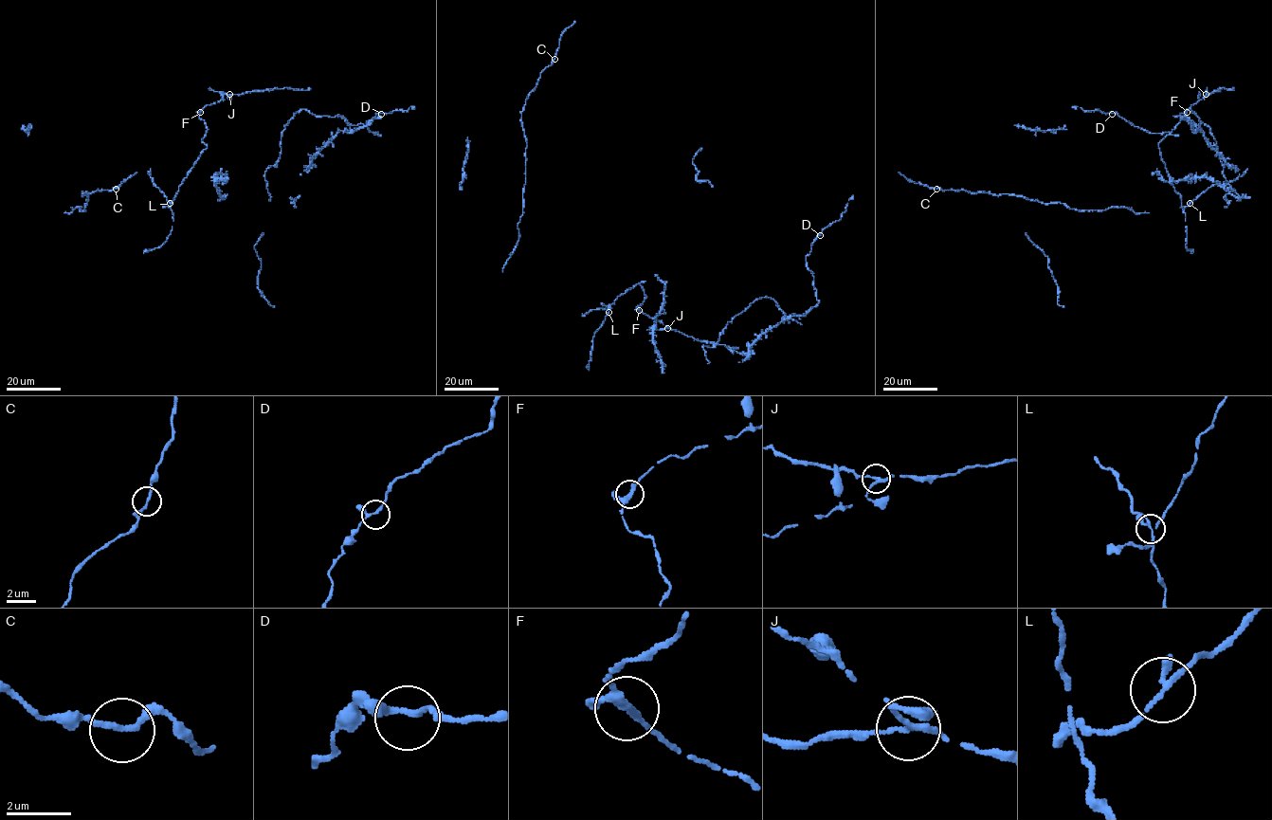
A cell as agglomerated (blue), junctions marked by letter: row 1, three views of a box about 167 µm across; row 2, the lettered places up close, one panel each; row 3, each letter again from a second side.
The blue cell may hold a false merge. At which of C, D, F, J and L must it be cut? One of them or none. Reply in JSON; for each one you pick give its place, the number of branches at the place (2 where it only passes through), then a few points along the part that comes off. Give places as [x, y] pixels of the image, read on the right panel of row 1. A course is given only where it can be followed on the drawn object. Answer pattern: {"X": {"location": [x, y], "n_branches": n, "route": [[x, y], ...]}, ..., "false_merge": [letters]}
{"J": {"location": [1206, 94], "n_branches": 3}, "false_merge": ["J"]}

